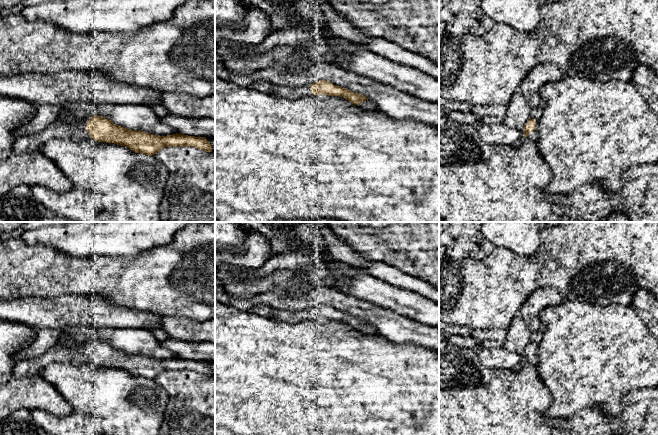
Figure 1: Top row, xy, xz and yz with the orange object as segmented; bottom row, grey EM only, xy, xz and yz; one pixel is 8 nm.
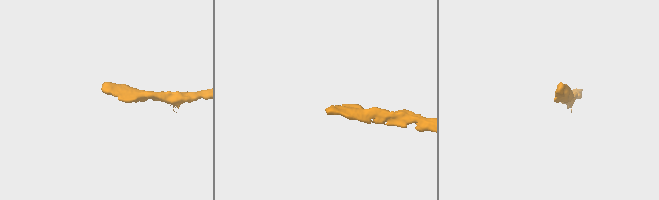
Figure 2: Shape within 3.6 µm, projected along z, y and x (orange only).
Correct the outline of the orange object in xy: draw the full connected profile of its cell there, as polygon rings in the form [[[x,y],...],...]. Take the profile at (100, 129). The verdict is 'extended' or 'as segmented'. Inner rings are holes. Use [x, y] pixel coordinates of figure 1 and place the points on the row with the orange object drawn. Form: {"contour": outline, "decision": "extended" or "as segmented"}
{"contour": [[[93,115],[88,122],[66,124],[55,121],[44,130],[29,136],[18,137],[13,144],[16,154],[37,151],[50,139],[94,139],[98,142],[114,143],[129,148],[135,153],[153,156],[165,147],[193,147],[212,152],[211,144],[206,137],[195,137],[183,134],[158,136],[143,131],[128,130],[110,120]]], "decision": "extended"}

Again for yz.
{"contour": [[[529,119],[523,128],[523,135],[528,139],[535,141],[537,139],[538,133],[536,130],[536,121]]], "decision": "extended"}

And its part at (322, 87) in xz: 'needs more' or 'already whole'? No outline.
needs more

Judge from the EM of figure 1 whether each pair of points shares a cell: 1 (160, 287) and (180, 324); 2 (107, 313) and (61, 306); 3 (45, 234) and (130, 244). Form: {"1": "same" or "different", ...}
{"1": "different", "2": "same", "3": "same"}

